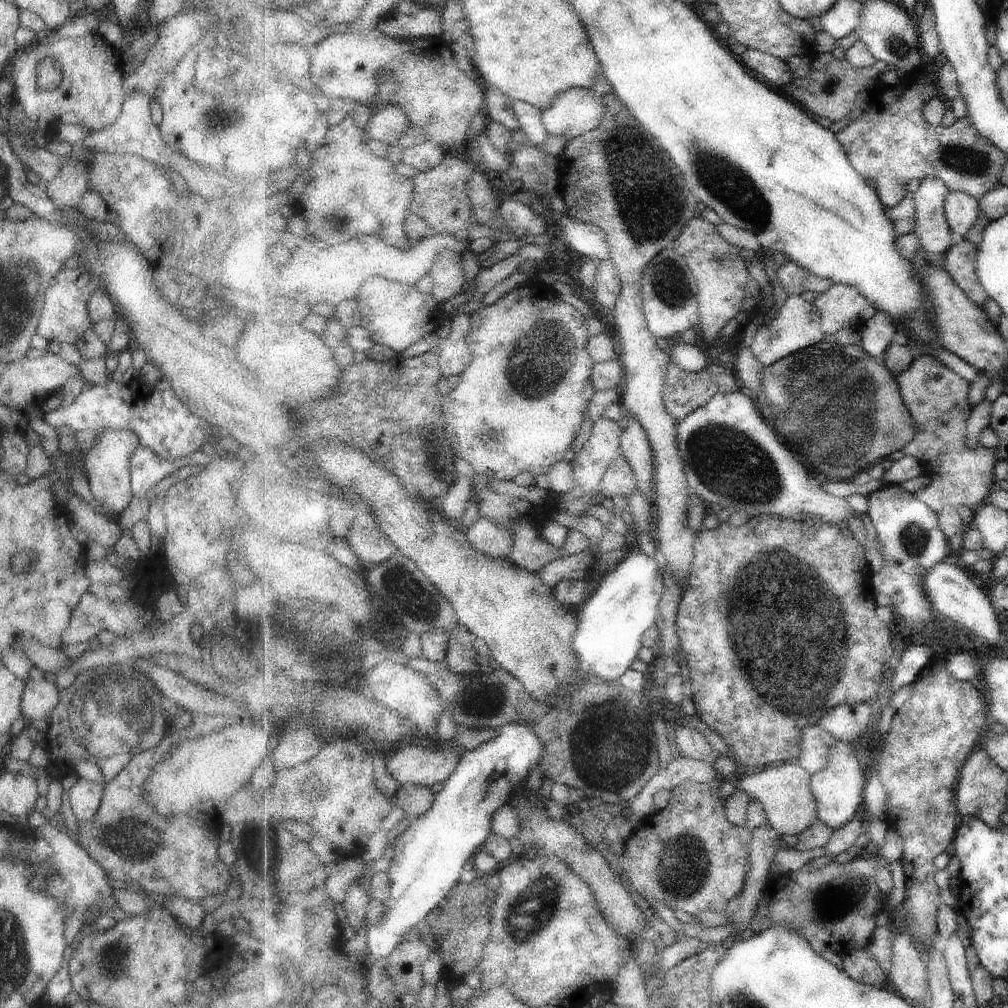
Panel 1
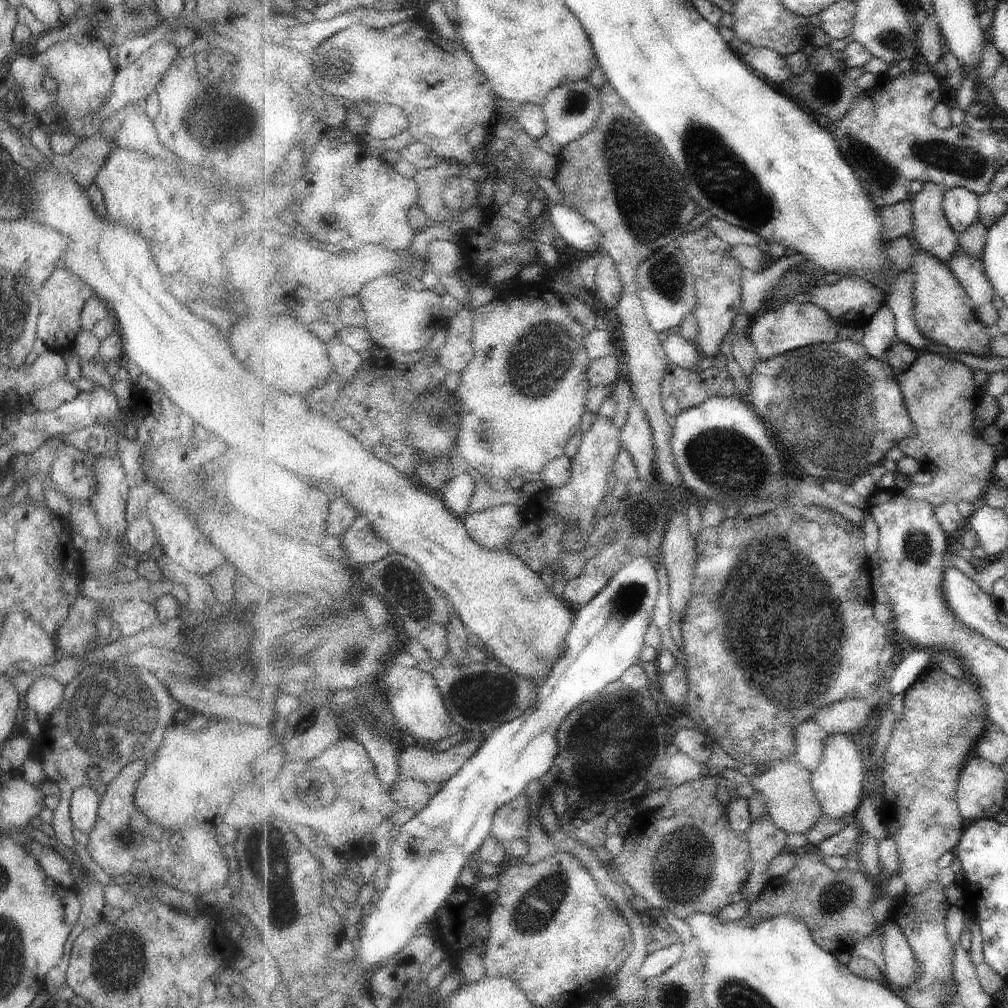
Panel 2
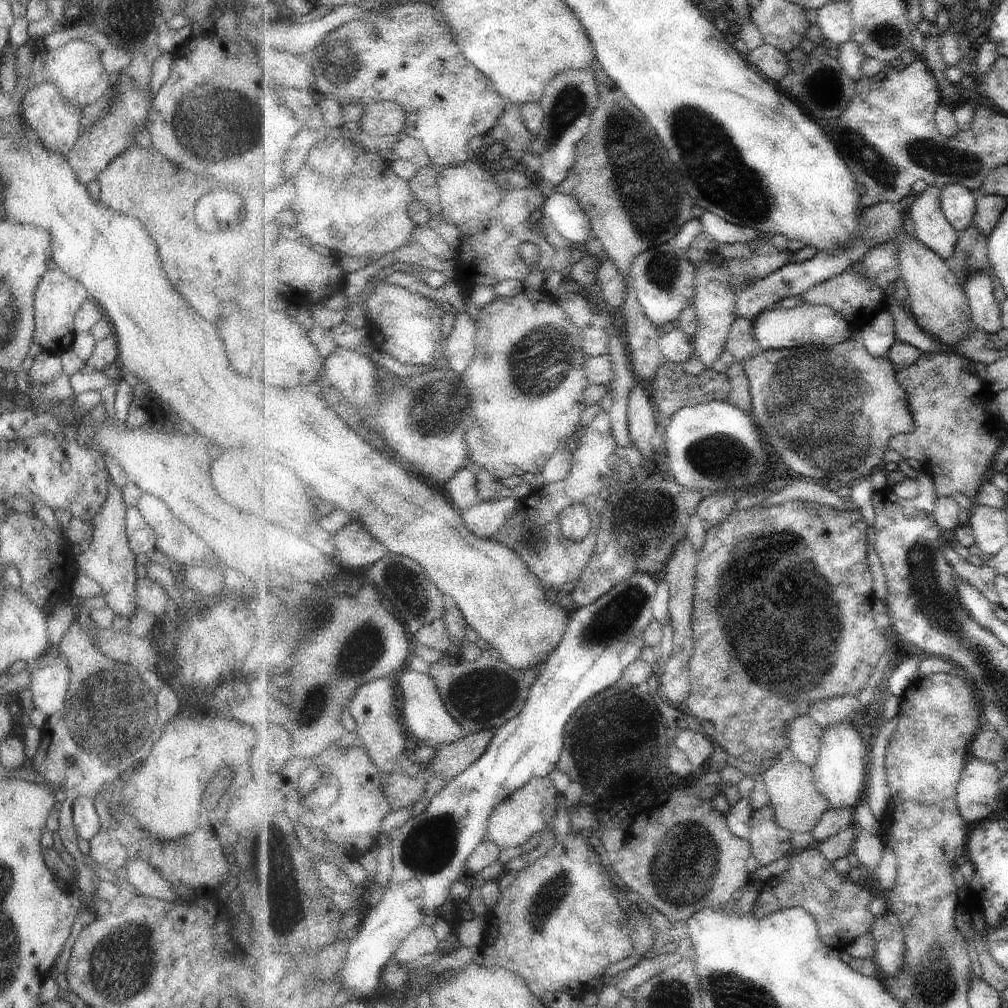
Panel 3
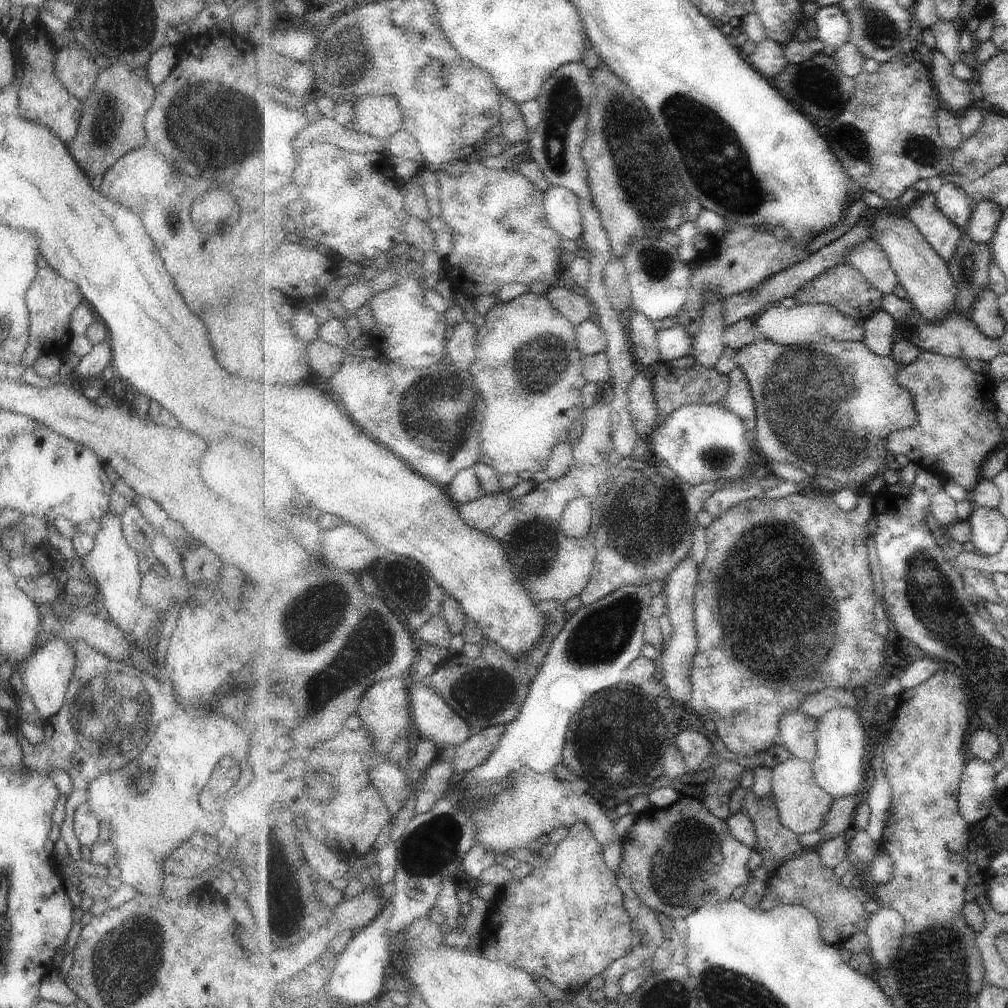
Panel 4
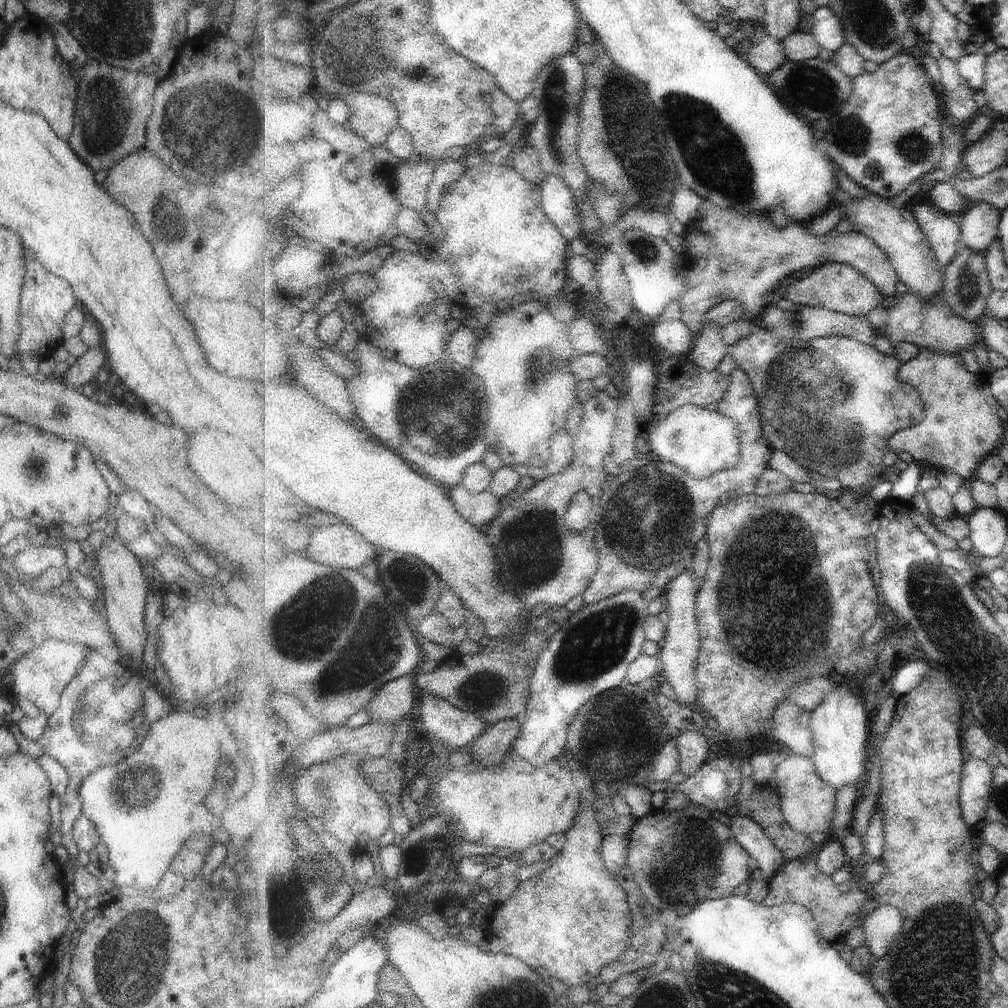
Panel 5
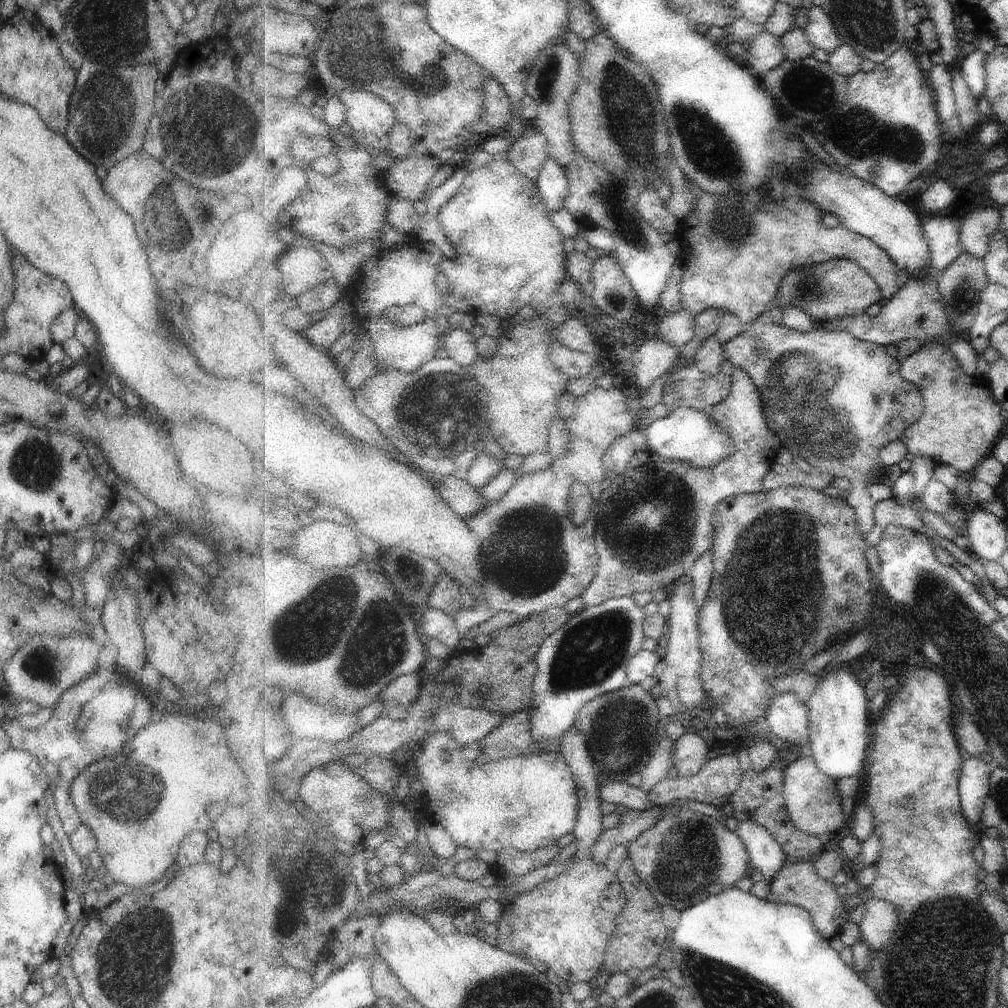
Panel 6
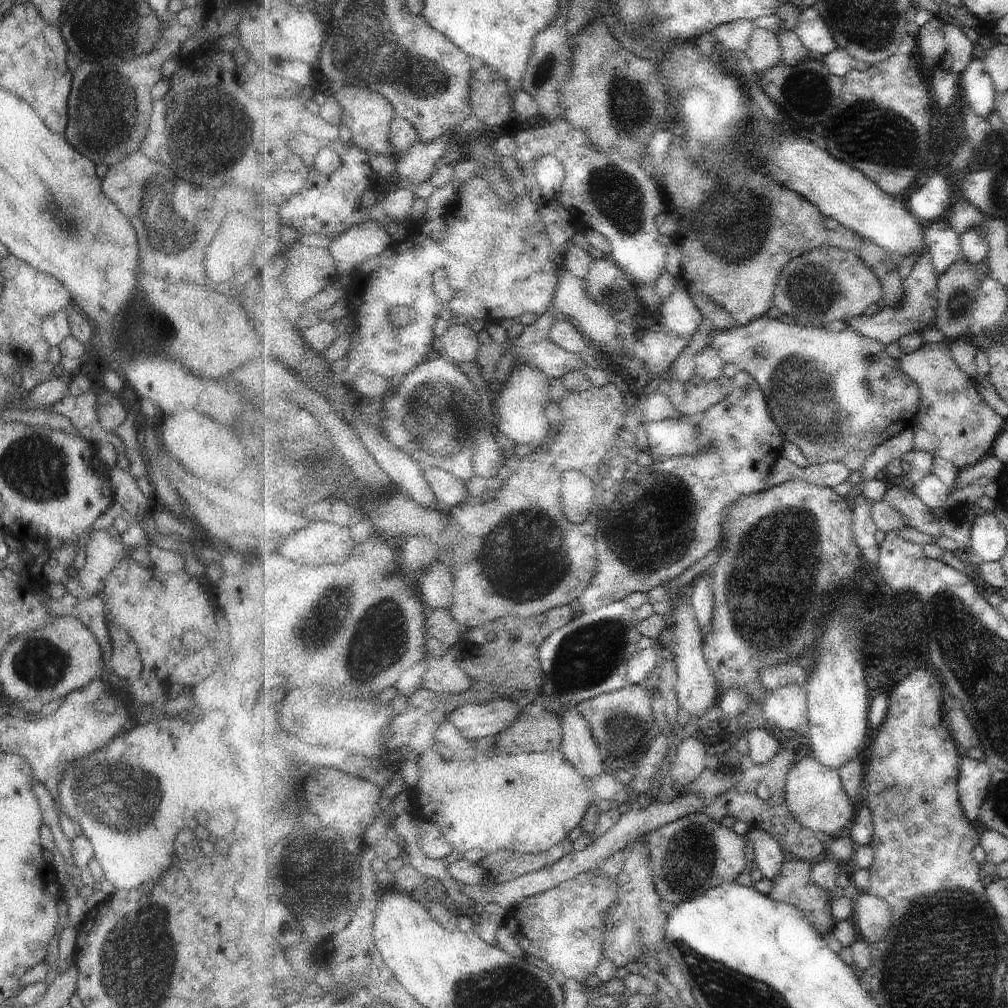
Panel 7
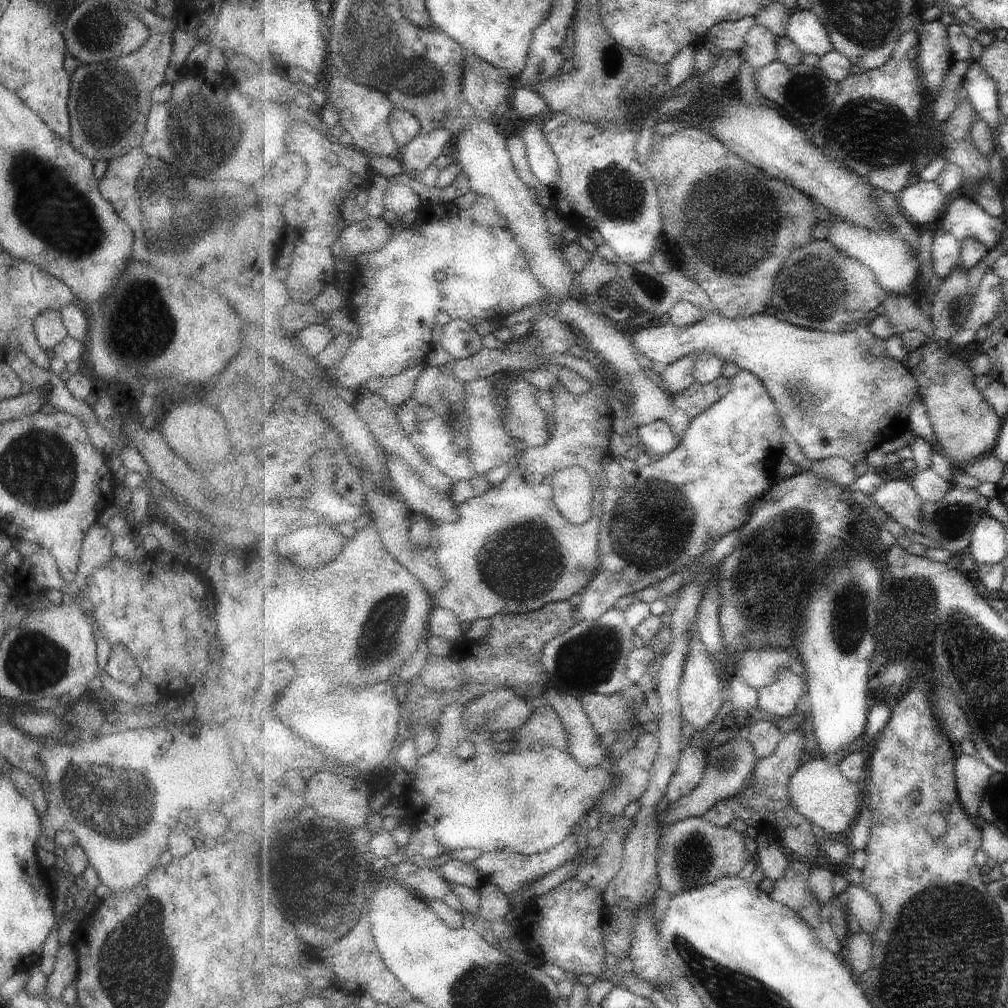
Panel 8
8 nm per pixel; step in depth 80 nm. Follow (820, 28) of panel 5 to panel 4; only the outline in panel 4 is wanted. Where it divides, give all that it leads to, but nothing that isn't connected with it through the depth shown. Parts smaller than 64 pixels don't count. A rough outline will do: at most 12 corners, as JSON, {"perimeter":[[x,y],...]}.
{"perimeter":[[843,6],[818,8],[814,21],[824,46],[839,49],[851,41]]}

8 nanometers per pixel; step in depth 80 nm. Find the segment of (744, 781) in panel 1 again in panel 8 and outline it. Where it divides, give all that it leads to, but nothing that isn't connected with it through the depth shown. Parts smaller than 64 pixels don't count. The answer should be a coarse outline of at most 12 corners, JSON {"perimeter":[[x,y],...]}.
{"perimeter":[[811,759],[790,778],[792,806],[826,835],[849,830],[862,784]]}

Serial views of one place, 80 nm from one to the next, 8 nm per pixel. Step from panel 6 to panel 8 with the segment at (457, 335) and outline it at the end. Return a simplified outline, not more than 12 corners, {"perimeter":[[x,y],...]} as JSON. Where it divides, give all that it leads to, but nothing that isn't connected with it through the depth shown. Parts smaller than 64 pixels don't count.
{"perimeter":[[454,319],[436,342],[455,360],[483,348],[467,321]]}

